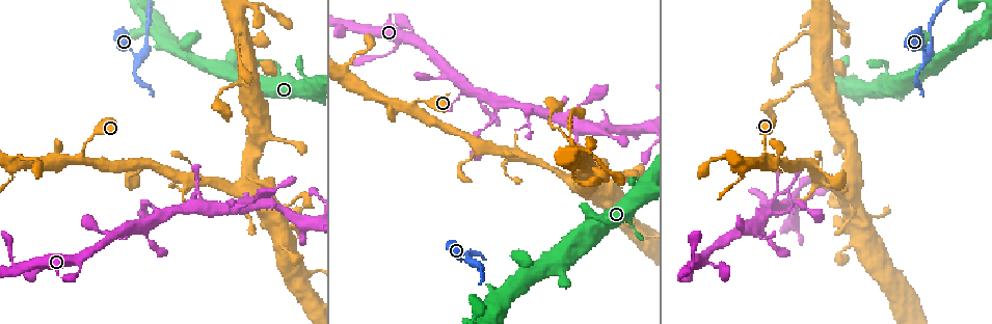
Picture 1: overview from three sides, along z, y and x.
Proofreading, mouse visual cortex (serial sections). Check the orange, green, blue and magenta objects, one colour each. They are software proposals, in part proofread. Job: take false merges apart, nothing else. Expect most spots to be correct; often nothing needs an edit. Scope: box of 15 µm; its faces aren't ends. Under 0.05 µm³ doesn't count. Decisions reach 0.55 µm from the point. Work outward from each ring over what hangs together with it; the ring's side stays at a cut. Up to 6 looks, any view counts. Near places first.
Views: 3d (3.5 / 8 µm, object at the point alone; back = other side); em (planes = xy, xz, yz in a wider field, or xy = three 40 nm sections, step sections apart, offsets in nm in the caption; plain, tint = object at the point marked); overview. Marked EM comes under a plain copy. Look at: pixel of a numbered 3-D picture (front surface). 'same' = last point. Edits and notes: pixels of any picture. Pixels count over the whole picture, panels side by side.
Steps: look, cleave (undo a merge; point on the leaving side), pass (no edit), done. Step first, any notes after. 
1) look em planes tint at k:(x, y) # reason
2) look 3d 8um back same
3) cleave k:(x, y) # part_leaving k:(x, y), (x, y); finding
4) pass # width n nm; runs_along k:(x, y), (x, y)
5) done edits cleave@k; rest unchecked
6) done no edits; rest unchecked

look 3d 8um at 1:(80, 260) # abrupt turn

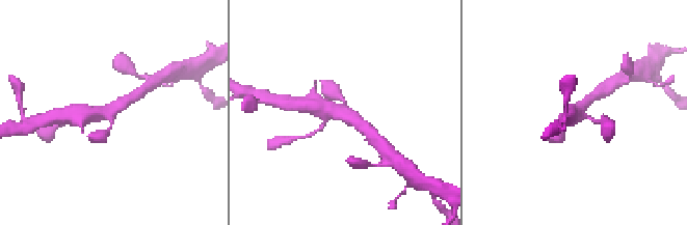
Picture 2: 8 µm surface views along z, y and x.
look em xy step 1 tint at 2:(341, 111) # arms 3; arm_widths 150, 350, 500 nm

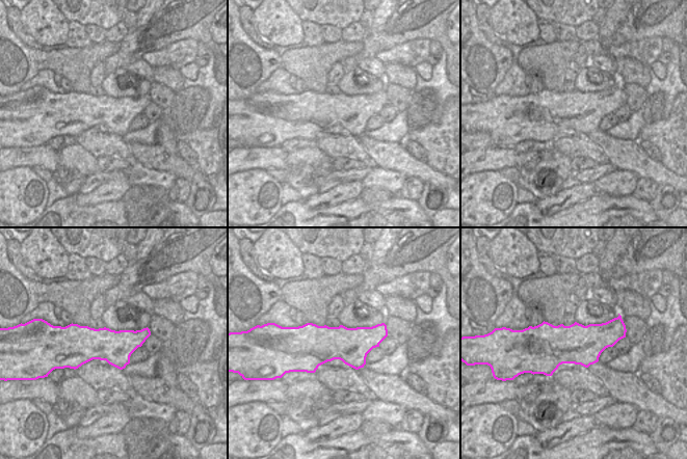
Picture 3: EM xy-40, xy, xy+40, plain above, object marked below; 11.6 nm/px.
pass # runs_along 2:(314, 105), (344, 112), (366, 127); one cell here

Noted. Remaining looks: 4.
look 3d 3.5um at 1:(8, 181) # a narrow waist

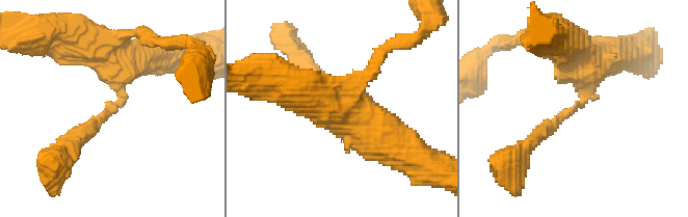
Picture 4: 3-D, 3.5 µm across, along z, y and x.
look em xy step 3 tint at 4:(114, 110) # need the tissue

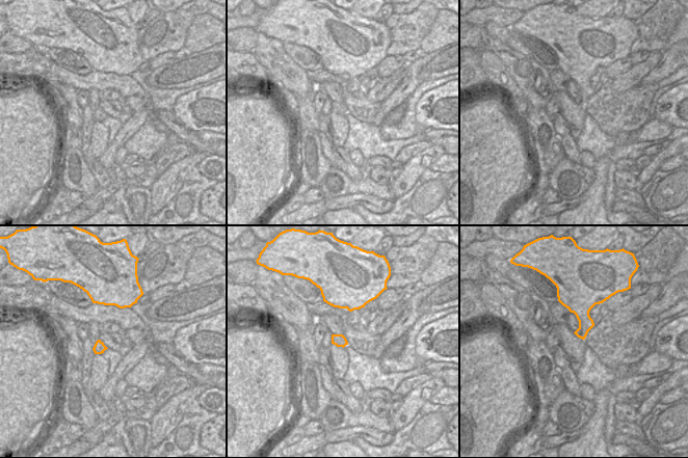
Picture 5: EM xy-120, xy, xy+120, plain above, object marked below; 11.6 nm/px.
pass # arm_widths 200, 600 nm; runs_along 4:(589, 57), (582, 102), (528, 143); all the same cell

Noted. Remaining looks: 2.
look 3d 3.5um back at 1:(139, 57) # side arm on a straight run

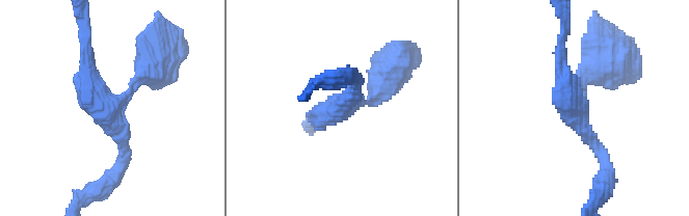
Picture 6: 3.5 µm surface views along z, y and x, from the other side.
look em xy step 5 tint at 6:(112, 104) # arms 3; arm_widths 200, 200, 350 nm

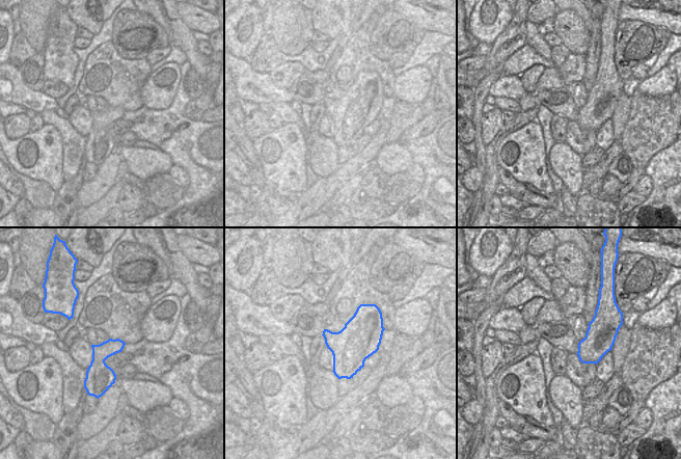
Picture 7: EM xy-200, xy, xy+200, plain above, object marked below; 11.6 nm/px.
pass # runs_along 6:(386, 81), (376, 98), (318, 122); one cell here

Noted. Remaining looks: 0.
done no edits; rest unchecked

